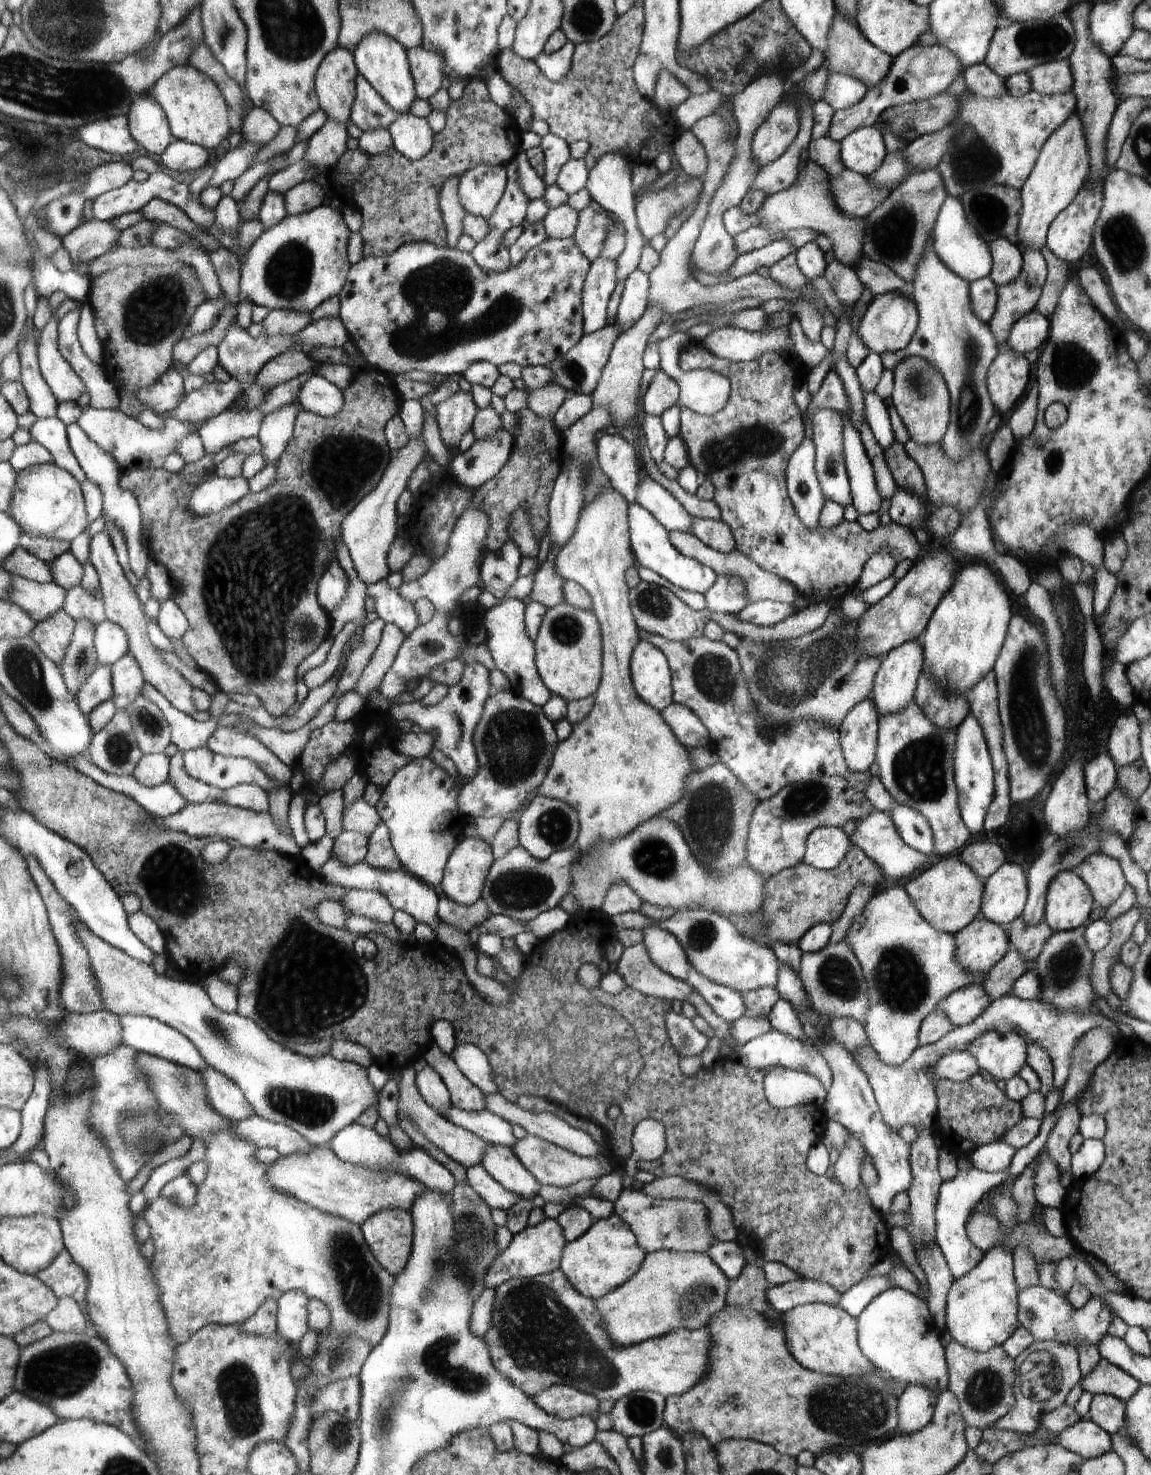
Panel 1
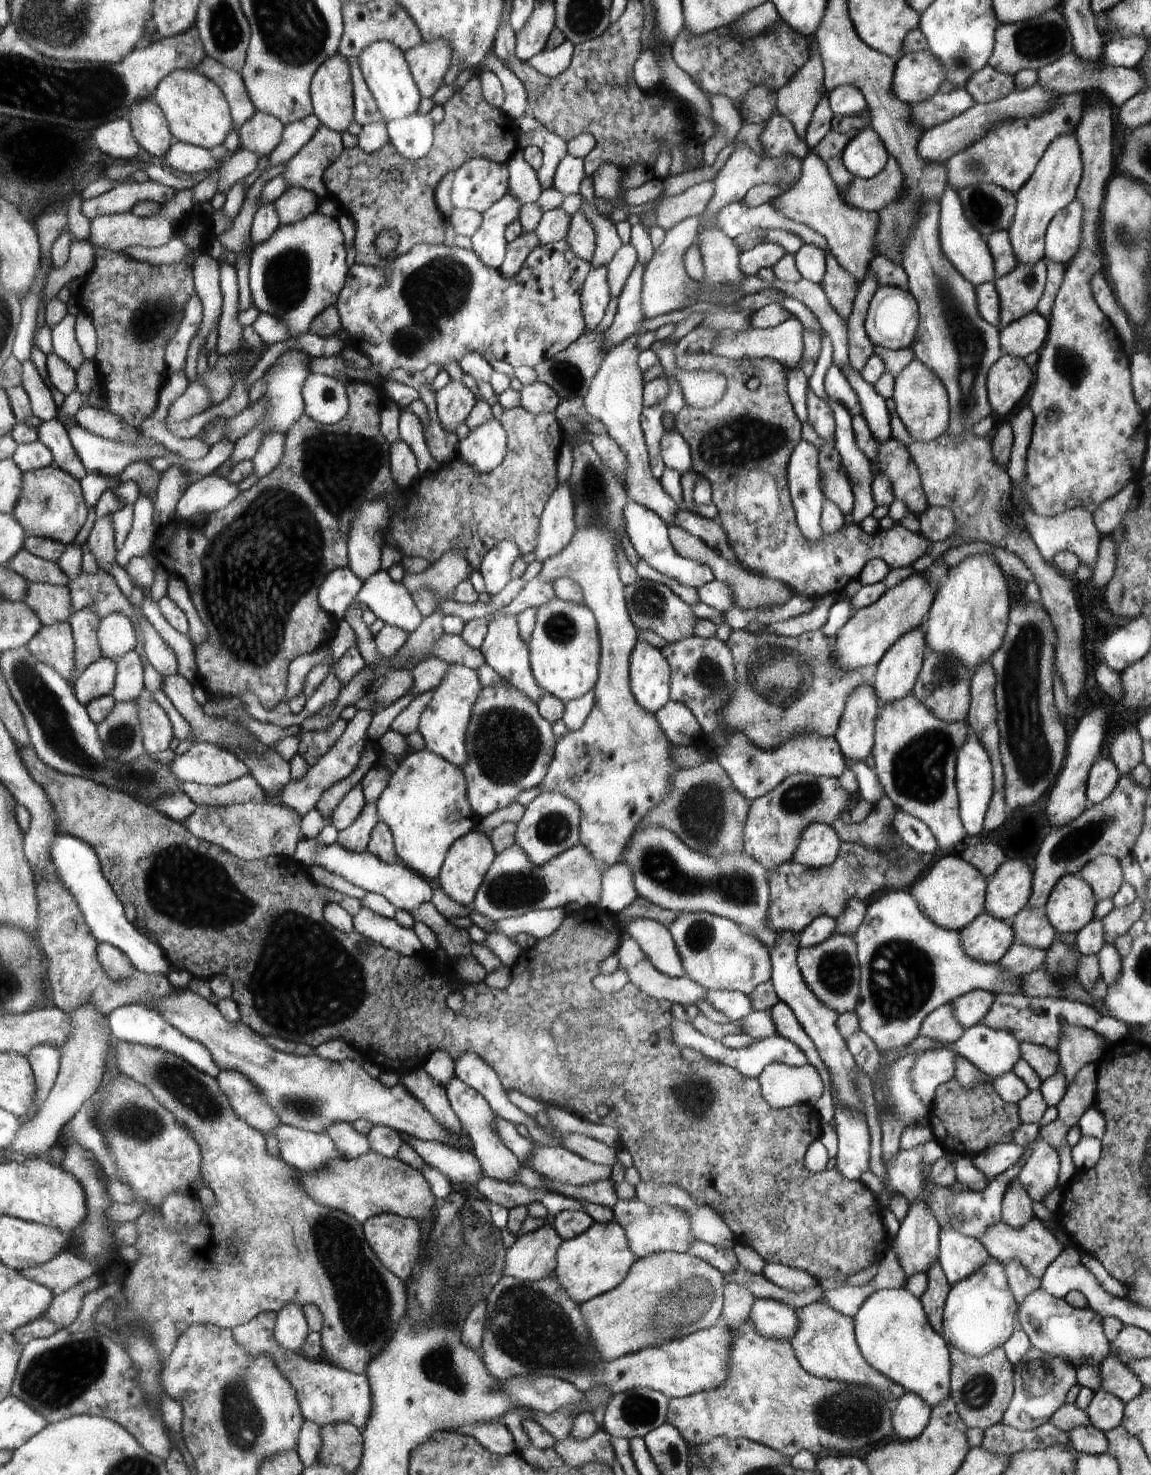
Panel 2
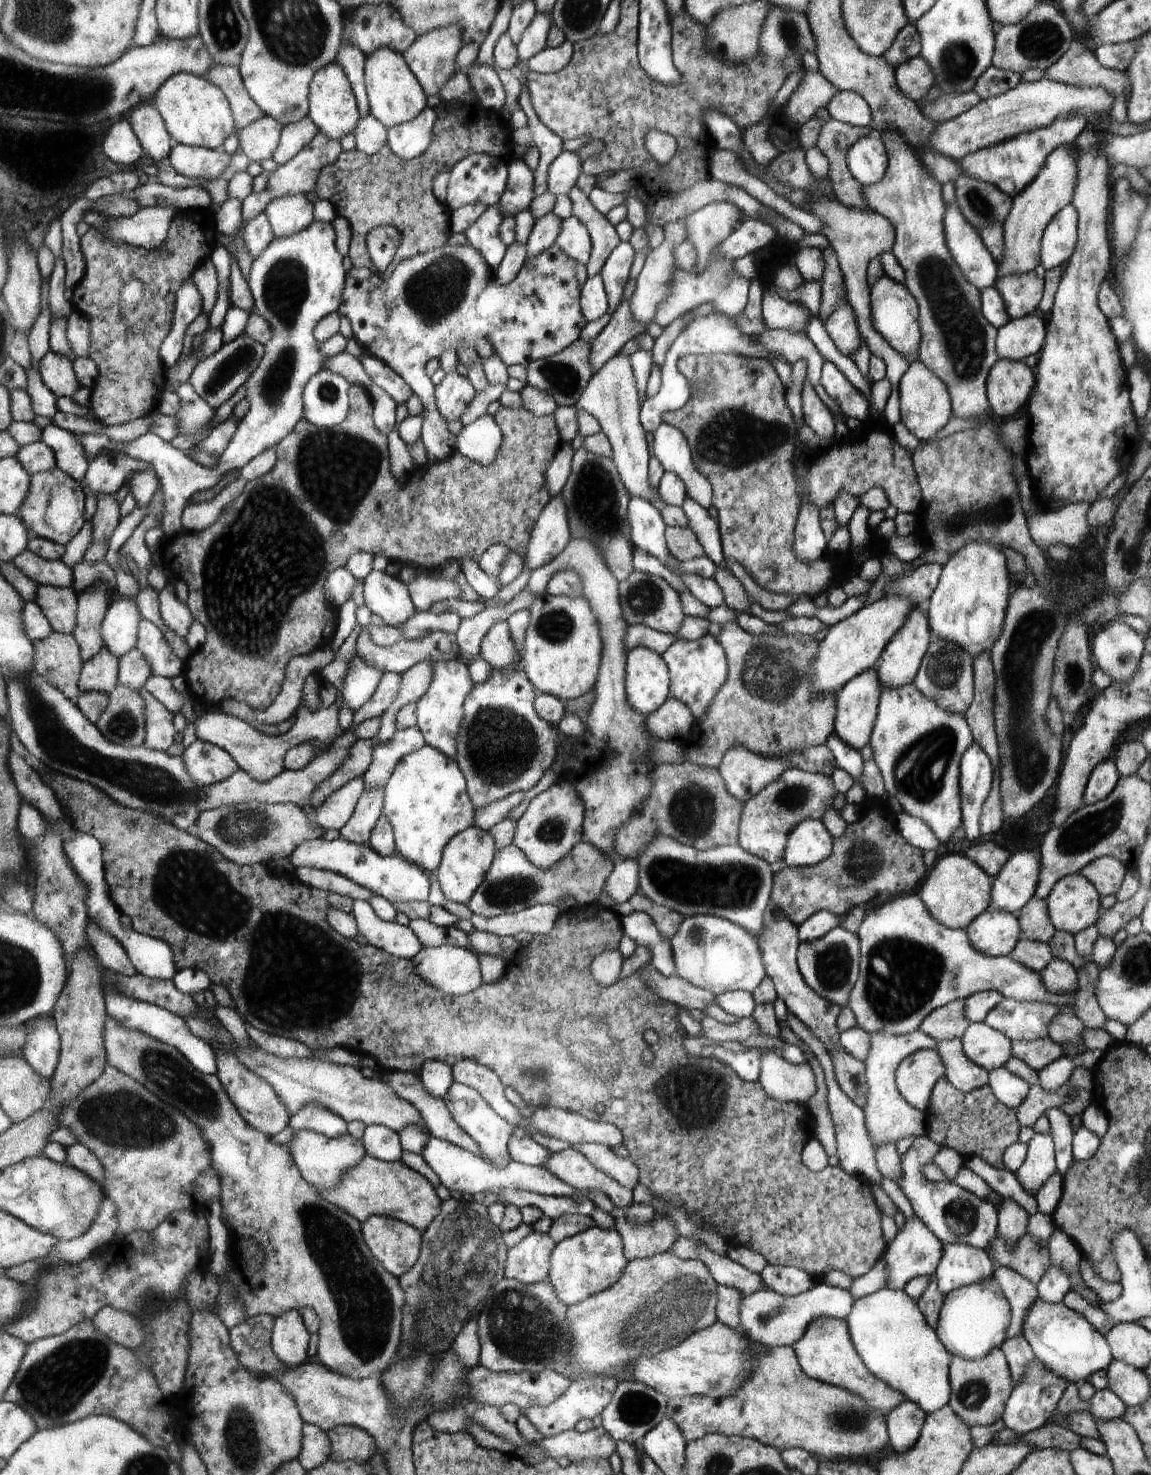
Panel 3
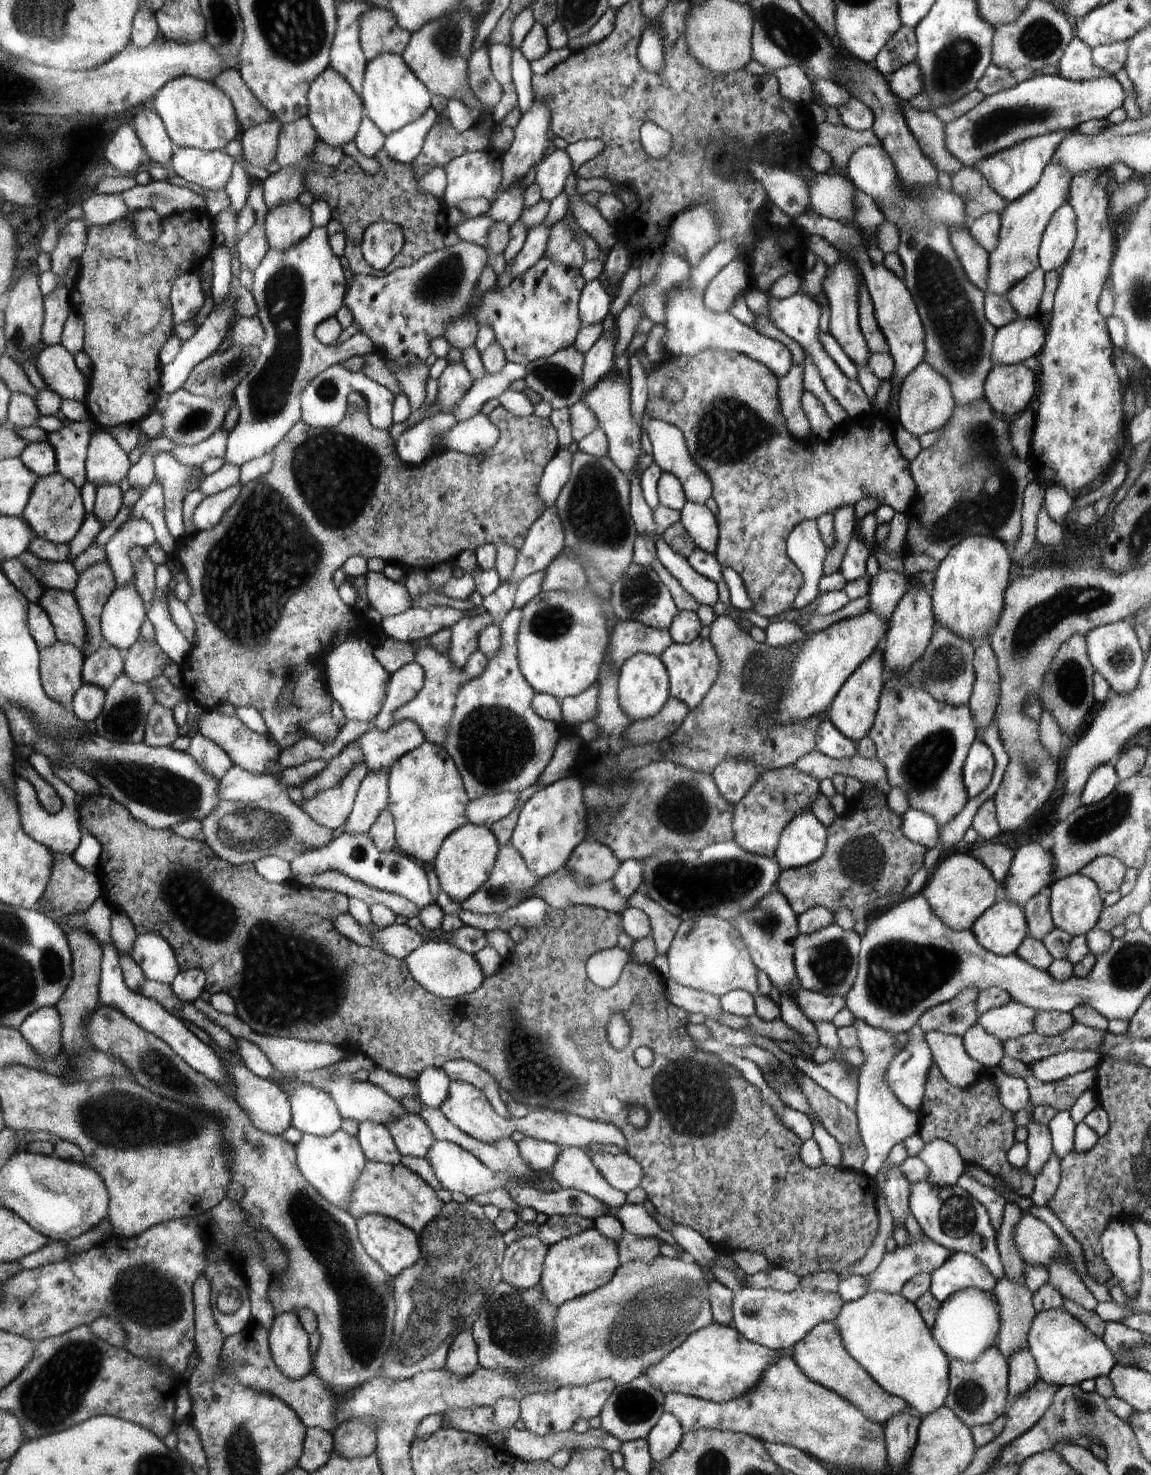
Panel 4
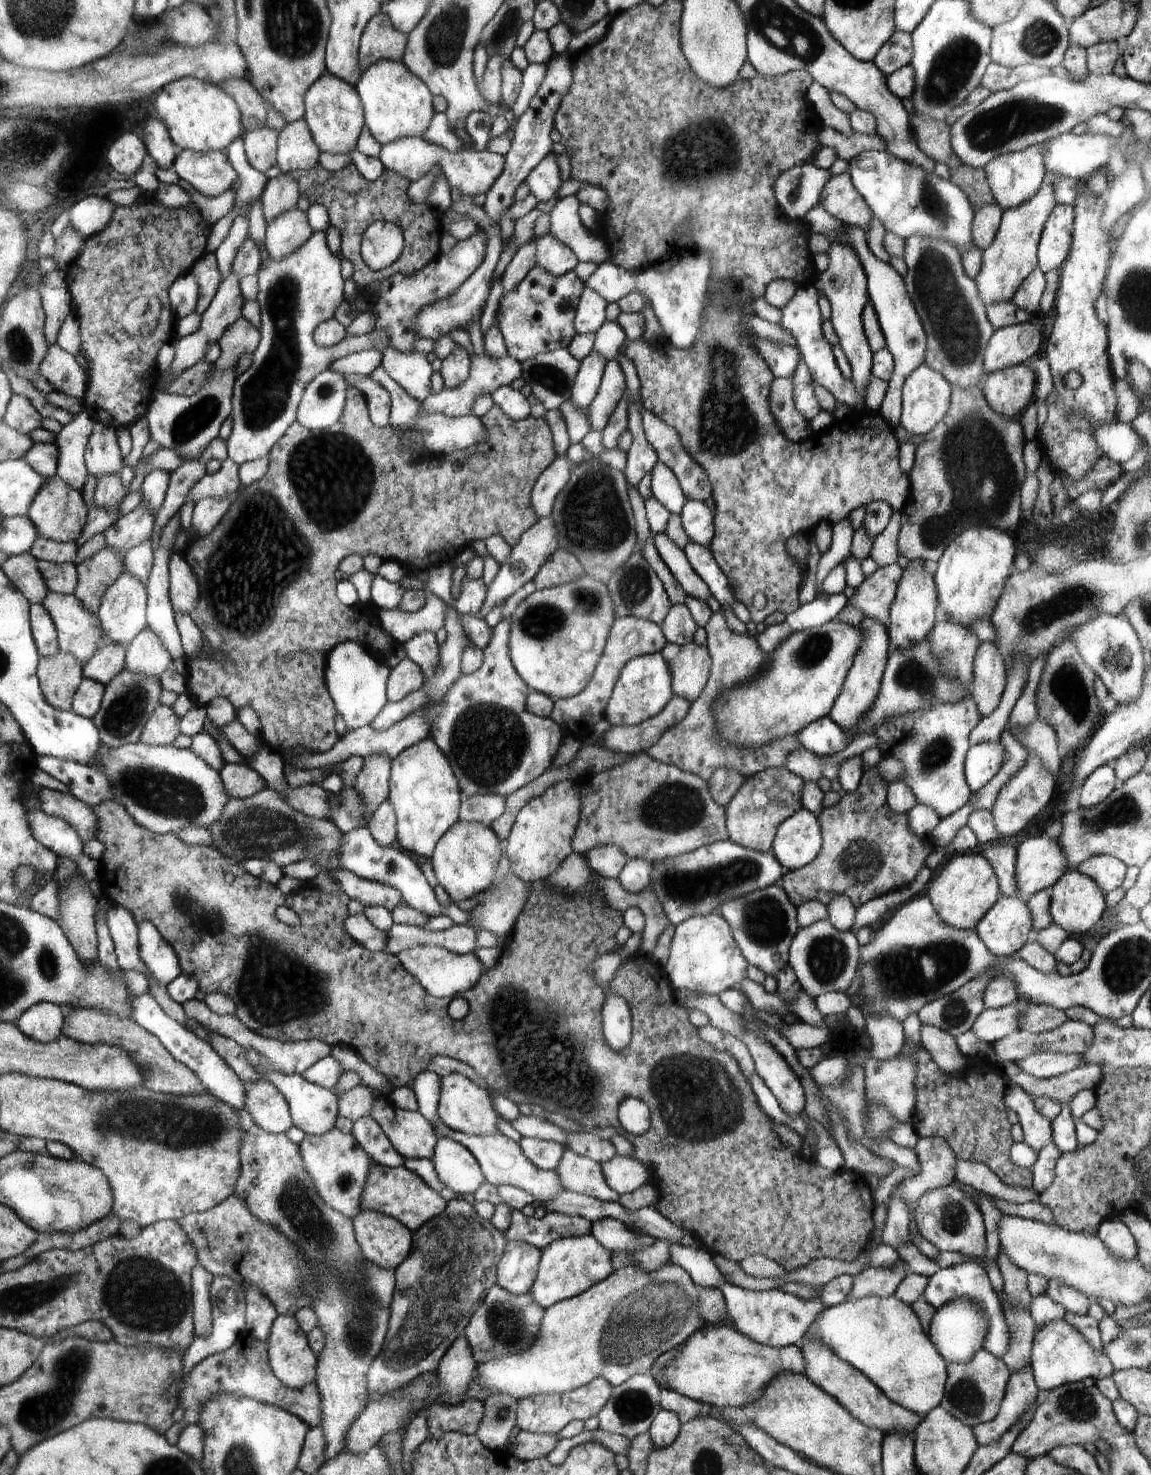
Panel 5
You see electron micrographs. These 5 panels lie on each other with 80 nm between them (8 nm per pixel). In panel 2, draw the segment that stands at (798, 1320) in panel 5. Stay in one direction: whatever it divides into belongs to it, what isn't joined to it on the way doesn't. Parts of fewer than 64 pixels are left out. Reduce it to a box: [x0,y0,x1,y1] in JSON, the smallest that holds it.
[749,1283,876,1340]

